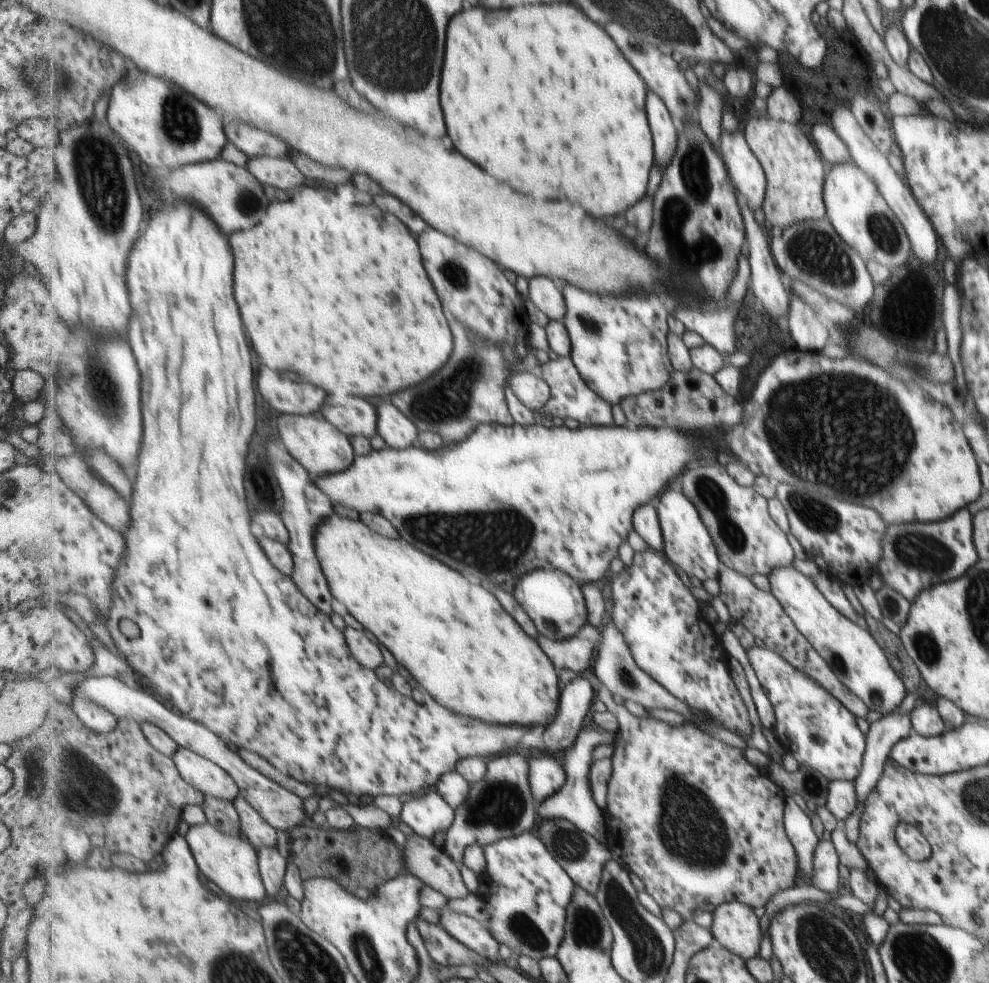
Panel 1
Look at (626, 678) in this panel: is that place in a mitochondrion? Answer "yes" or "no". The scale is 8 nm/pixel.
yes

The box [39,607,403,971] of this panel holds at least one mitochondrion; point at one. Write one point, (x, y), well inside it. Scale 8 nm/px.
(88, 788)

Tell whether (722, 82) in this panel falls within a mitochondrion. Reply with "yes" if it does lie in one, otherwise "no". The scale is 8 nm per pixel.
no

